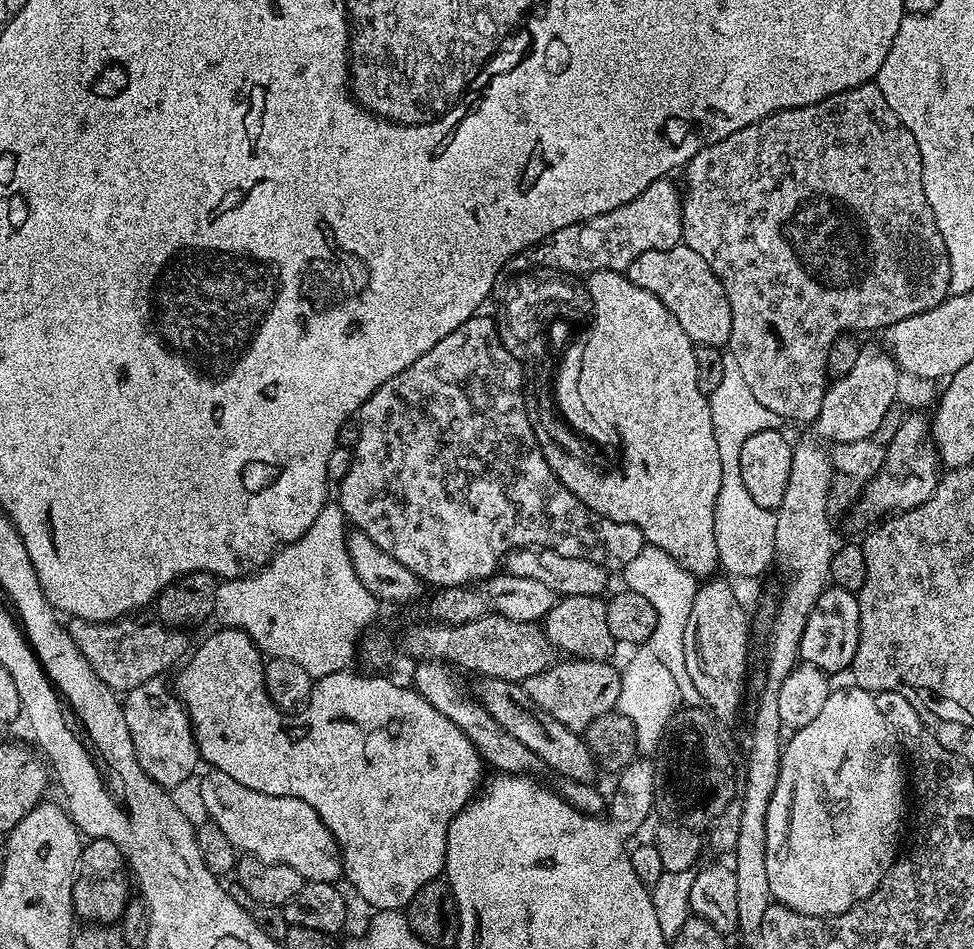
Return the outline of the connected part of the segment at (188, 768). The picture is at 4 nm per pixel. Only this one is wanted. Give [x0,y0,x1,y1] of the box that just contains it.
[123,678,201,790]

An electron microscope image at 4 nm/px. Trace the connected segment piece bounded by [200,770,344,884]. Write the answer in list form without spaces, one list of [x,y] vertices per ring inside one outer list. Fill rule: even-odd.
[[[215,770],[200,780],[200,800],[204,803],[207,819],[214,821],[230,838],[230,842],[241,853],[257,856],[260,860],[285,864],[304,877],[305,881],[326,882],[339,881],[344,871],[344,861],[340,859],[340,848],[322,818],[306,802],[297,796],[275,796],[250,790]]]

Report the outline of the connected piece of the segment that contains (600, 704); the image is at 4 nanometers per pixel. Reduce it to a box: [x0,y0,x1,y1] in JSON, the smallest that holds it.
[522,658,621,733]

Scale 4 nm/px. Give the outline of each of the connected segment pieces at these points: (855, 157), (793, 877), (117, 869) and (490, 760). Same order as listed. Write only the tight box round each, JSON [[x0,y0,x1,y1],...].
[[682,83,950,421],[766,686,906,918],[72,839,130,925],[412,661,524,775]]

